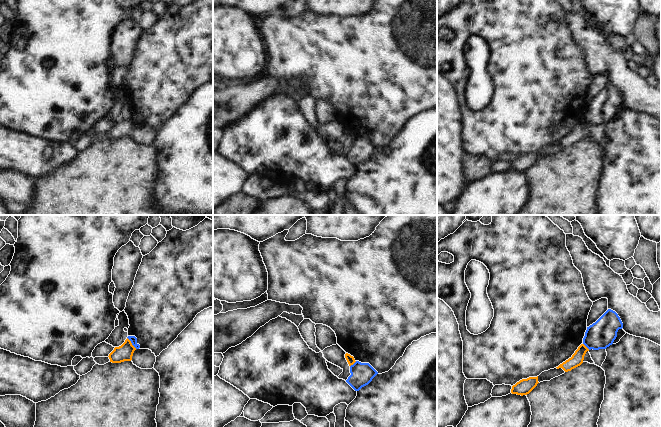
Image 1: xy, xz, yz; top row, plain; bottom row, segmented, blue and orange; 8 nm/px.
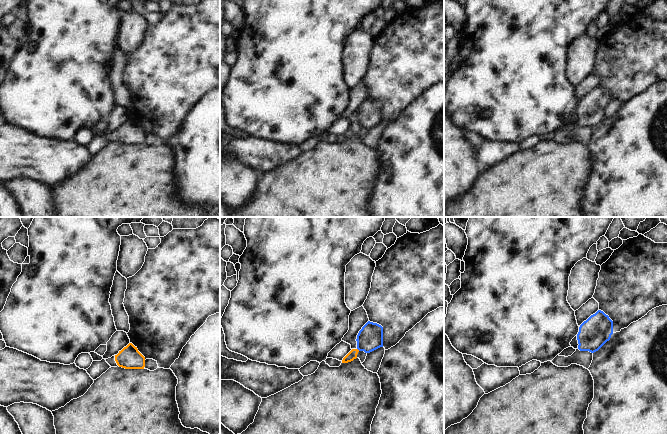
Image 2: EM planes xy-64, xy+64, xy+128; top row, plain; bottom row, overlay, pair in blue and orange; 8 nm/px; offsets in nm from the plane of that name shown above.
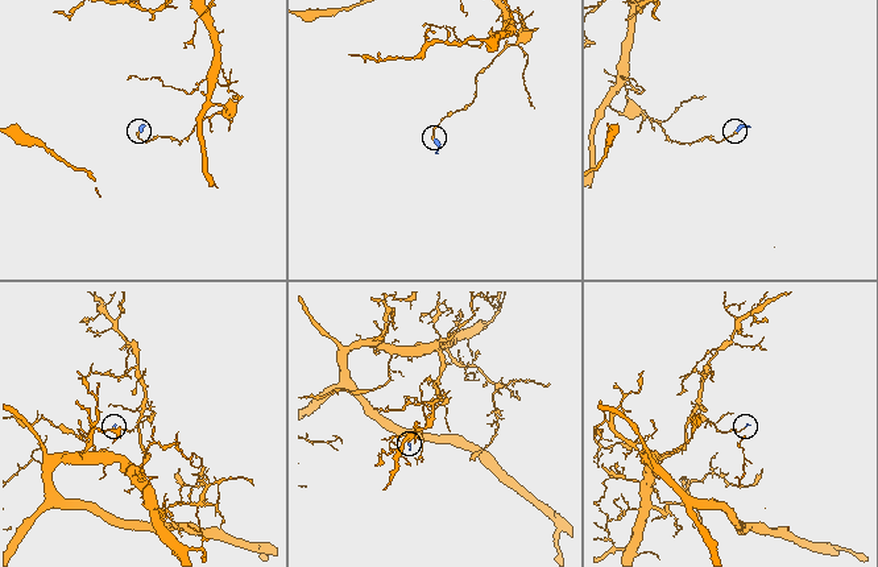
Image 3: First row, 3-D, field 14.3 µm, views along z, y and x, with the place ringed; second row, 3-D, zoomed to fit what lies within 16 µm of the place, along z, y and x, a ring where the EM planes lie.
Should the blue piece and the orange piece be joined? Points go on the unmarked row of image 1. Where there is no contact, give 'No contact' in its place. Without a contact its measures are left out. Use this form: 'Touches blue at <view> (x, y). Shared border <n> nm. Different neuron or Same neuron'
Touches blue at xy (131, 118). Shared border 120 nm. Different neuron

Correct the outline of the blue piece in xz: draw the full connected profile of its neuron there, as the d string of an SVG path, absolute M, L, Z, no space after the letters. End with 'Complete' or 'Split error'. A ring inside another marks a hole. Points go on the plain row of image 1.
M356 137L350 142L351 151L346 158L355 166L359 167L368 161L378 148L369 140Z. Complete

